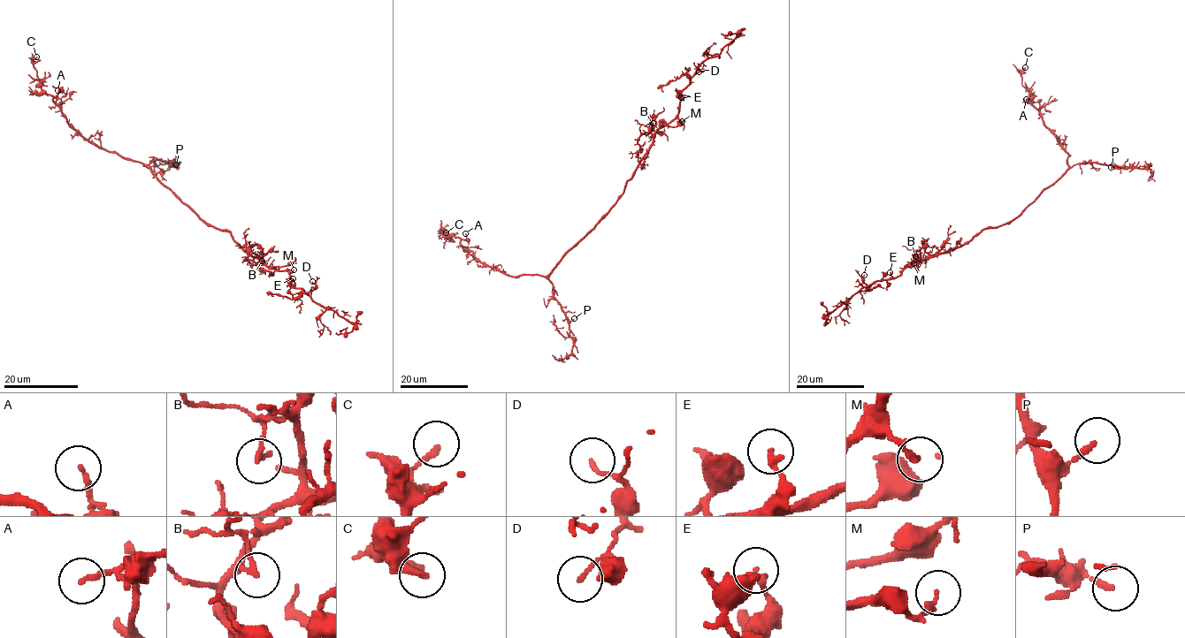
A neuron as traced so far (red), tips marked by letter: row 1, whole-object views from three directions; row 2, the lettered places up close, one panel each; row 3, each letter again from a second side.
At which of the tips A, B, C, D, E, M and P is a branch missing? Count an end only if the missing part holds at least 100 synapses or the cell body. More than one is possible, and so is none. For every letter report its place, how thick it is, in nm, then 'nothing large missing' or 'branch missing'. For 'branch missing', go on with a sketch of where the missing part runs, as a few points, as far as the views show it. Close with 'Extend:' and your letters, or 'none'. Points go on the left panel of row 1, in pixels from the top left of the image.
A: (57, 90) | 140 nm | nothing large missing
B: (262, 261) | 190 nm | nothing large missing
C: (36, 56) | 180 nm | nothing large missing
D: (312, 281) | 140 nm | nothing large missing
E: (293, 278) | 220 nm | nothing large missing
M: (294, 269) | 140 nm | nothing large missing
P: (176, 164) | 190 nm | nothing large missing
Extend: none

